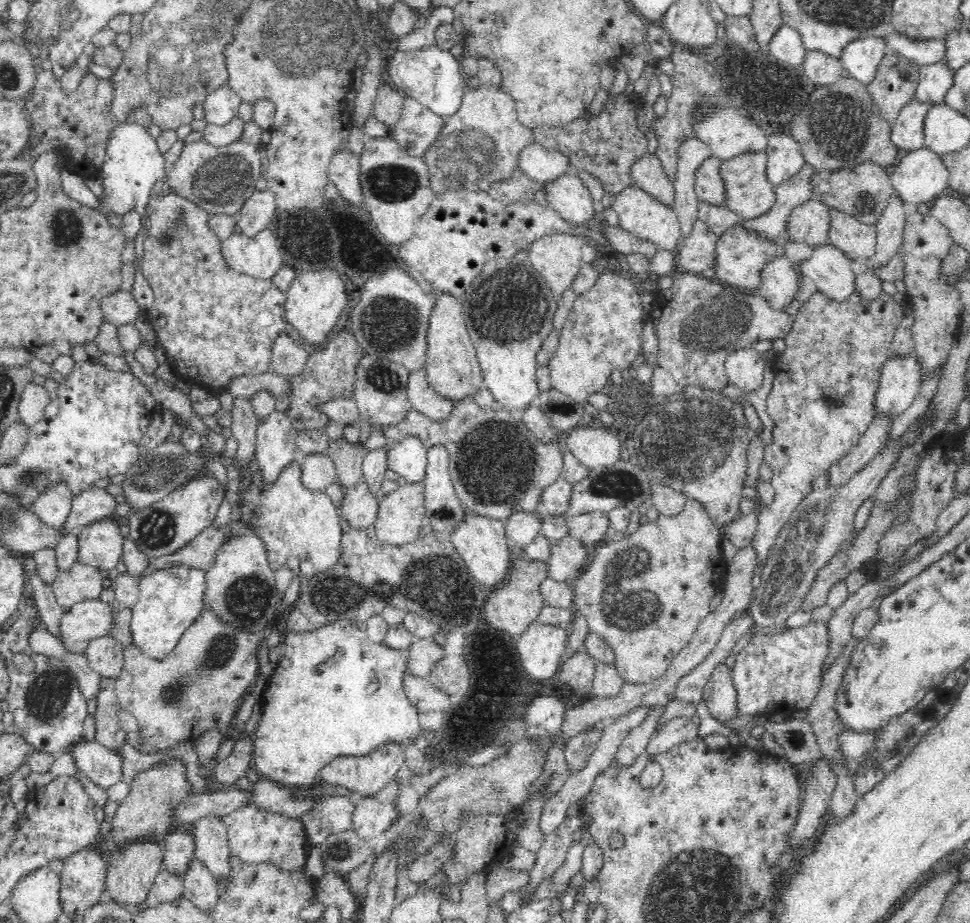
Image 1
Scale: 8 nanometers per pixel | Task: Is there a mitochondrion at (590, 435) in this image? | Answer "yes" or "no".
no

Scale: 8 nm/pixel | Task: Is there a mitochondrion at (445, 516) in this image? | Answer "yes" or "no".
yes

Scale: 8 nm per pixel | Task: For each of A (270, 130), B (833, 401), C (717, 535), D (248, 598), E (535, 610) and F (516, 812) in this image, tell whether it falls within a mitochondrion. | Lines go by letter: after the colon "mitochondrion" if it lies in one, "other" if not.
A: other
B: mitochondrion
C: other
D: mitochondrion
E: other
F: other

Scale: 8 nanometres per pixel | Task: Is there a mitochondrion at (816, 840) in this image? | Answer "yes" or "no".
no

